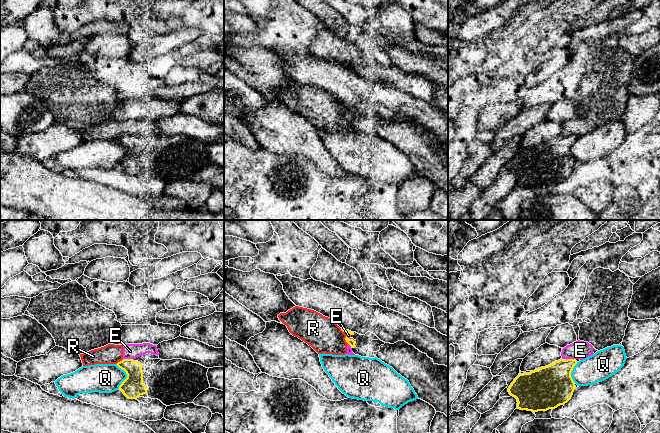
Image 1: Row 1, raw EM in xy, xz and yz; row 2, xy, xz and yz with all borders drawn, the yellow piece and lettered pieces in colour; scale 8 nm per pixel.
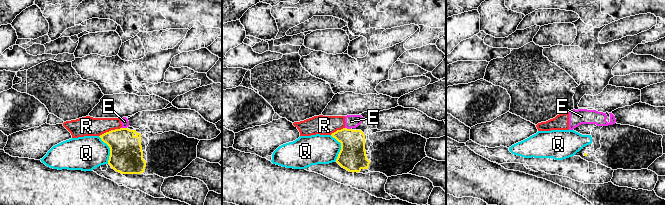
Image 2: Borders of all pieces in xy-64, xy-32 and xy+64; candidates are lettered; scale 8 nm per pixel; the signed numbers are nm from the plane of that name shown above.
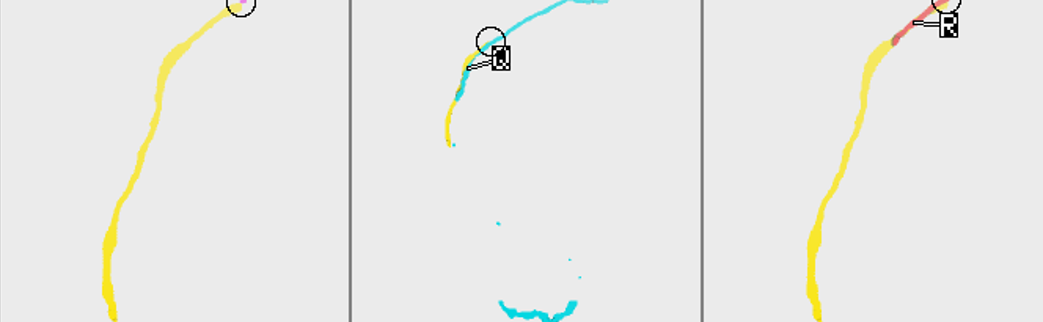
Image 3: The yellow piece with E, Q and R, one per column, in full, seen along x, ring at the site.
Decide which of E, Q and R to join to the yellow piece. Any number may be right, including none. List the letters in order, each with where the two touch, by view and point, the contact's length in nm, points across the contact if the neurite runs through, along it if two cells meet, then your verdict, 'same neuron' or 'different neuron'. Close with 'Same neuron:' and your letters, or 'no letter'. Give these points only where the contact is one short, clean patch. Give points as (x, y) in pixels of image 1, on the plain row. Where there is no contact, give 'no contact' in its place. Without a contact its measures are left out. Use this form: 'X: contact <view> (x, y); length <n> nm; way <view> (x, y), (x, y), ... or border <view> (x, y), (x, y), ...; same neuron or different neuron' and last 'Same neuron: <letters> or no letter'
E: contact xy (127, 135); length 70 nm; border xy (123, 134), (131, 135); different neuron
Q: contact xy (125, 147); length 160 nm; different neuron
R: contact xz (346, 112); length 140 nm; different neuron
Same neuron: no letter

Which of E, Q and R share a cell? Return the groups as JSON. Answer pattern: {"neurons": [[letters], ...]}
{"neurons": [["E", "R"], ["Q"]]}

